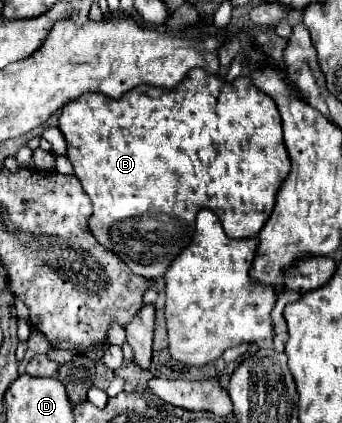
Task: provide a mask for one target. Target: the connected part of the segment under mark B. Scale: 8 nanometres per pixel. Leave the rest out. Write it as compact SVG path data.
M238 31L219 49L218 75L194 69L180 85L180 91L142 85L128 91L118 101L106 95L86 93L62 109L60 131L68 143L68 159L74 165L74 175L94 203L90 231L100 245L114 251L134 273L146 279L162 277L184 245L190 243L200 209L214 211L226 235L234 239L256 237L274 209L282 179L290 173L276 103L266 93L258 91L250 77L238 77L230 83L225 79L238 53L244 55L245 64L252 69L267 60L248 33Z

